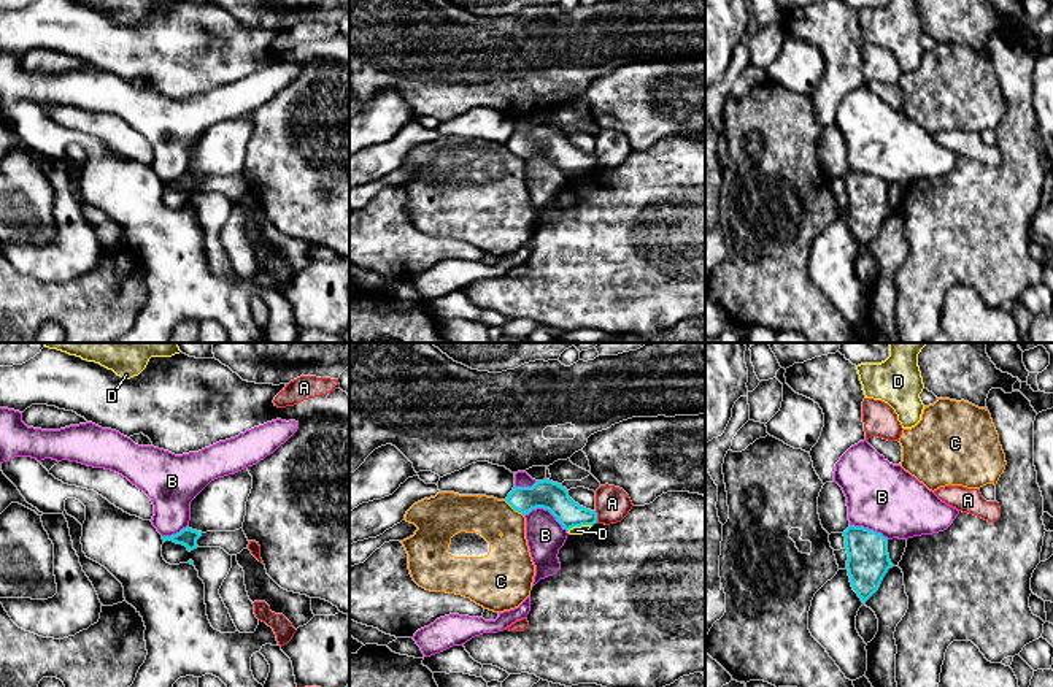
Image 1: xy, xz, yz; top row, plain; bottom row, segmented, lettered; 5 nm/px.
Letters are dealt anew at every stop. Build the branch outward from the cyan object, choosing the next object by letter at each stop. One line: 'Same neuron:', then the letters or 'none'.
Same neuron: none

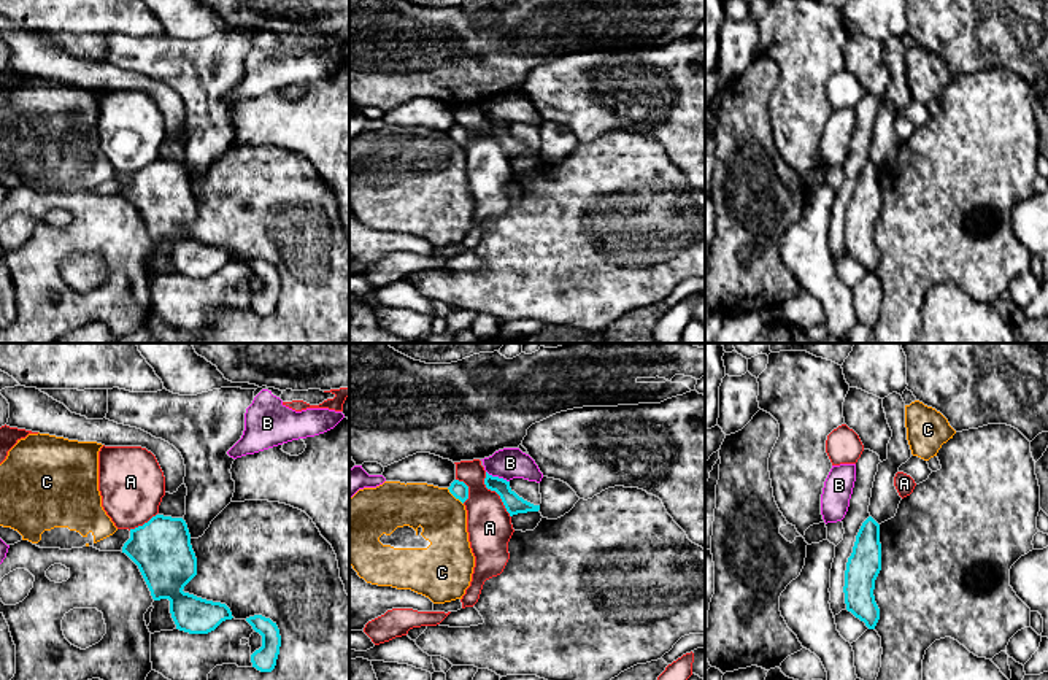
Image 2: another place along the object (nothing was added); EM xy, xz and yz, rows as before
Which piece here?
Same neuron: none

